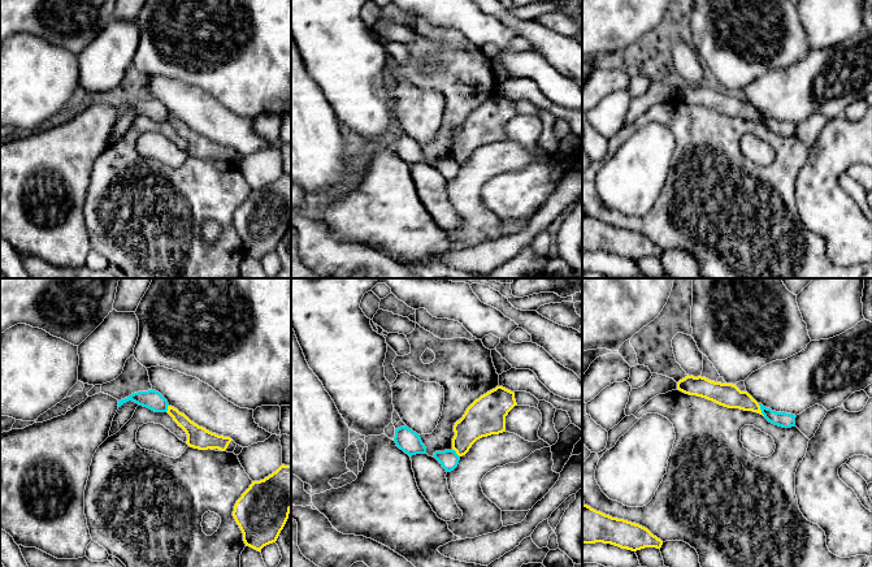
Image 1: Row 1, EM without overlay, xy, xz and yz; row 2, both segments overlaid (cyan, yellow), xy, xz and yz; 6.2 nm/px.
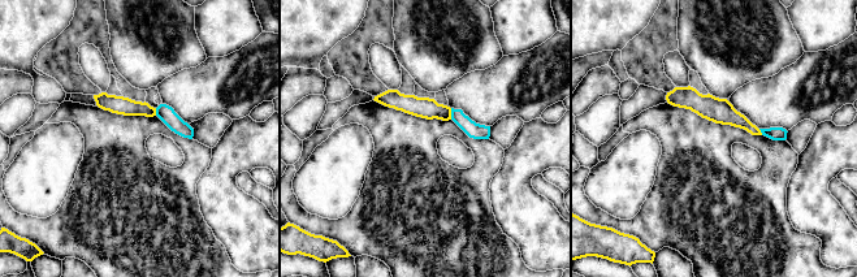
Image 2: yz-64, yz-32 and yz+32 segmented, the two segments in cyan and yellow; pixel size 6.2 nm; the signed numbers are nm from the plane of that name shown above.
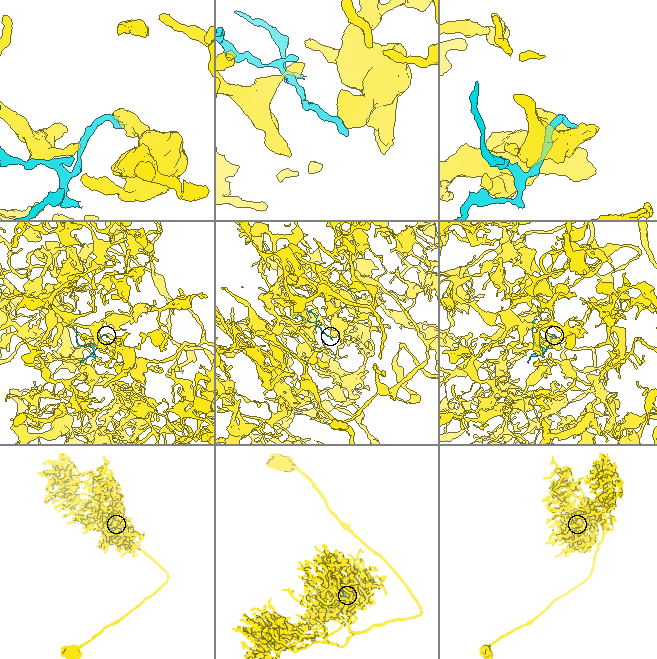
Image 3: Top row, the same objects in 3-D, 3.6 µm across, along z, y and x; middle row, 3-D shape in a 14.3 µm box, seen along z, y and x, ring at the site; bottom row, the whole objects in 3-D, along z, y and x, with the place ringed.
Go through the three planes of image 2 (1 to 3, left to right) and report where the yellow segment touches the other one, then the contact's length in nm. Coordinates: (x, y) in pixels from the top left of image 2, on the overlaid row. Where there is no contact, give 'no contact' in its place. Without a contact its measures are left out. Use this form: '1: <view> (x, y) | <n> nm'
1: yz-64 (156, 112) | 50 nm
2: yz-32 (451, 113) | 70 nm
3: yz+32 (761, 131) | 50 nm

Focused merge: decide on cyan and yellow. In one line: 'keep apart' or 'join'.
keep apart

